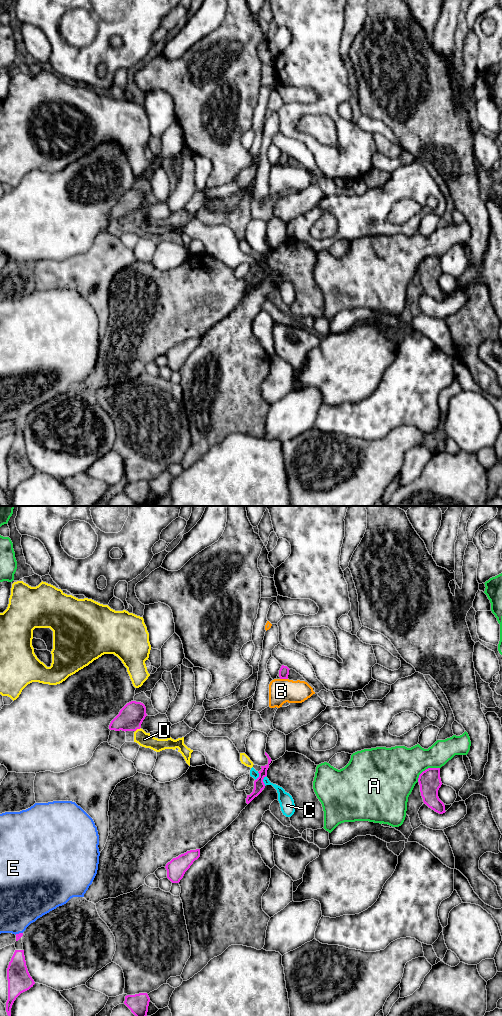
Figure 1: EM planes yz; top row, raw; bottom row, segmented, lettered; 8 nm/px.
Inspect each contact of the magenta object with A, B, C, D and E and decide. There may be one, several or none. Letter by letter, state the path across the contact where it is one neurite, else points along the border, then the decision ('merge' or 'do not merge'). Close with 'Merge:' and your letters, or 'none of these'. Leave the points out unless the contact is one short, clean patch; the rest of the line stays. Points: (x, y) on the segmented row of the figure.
A: do not merge
B: do not merge
C: border yz (266, 775), (263, 779), (264, 785); do not merge
D: do not merge
E: do not merge
Merge: none of these

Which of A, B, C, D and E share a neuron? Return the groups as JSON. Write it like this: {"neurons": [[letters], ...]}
{"neurons": [["A"], ["B"], ["C"], ["D"], ["E"]]}

